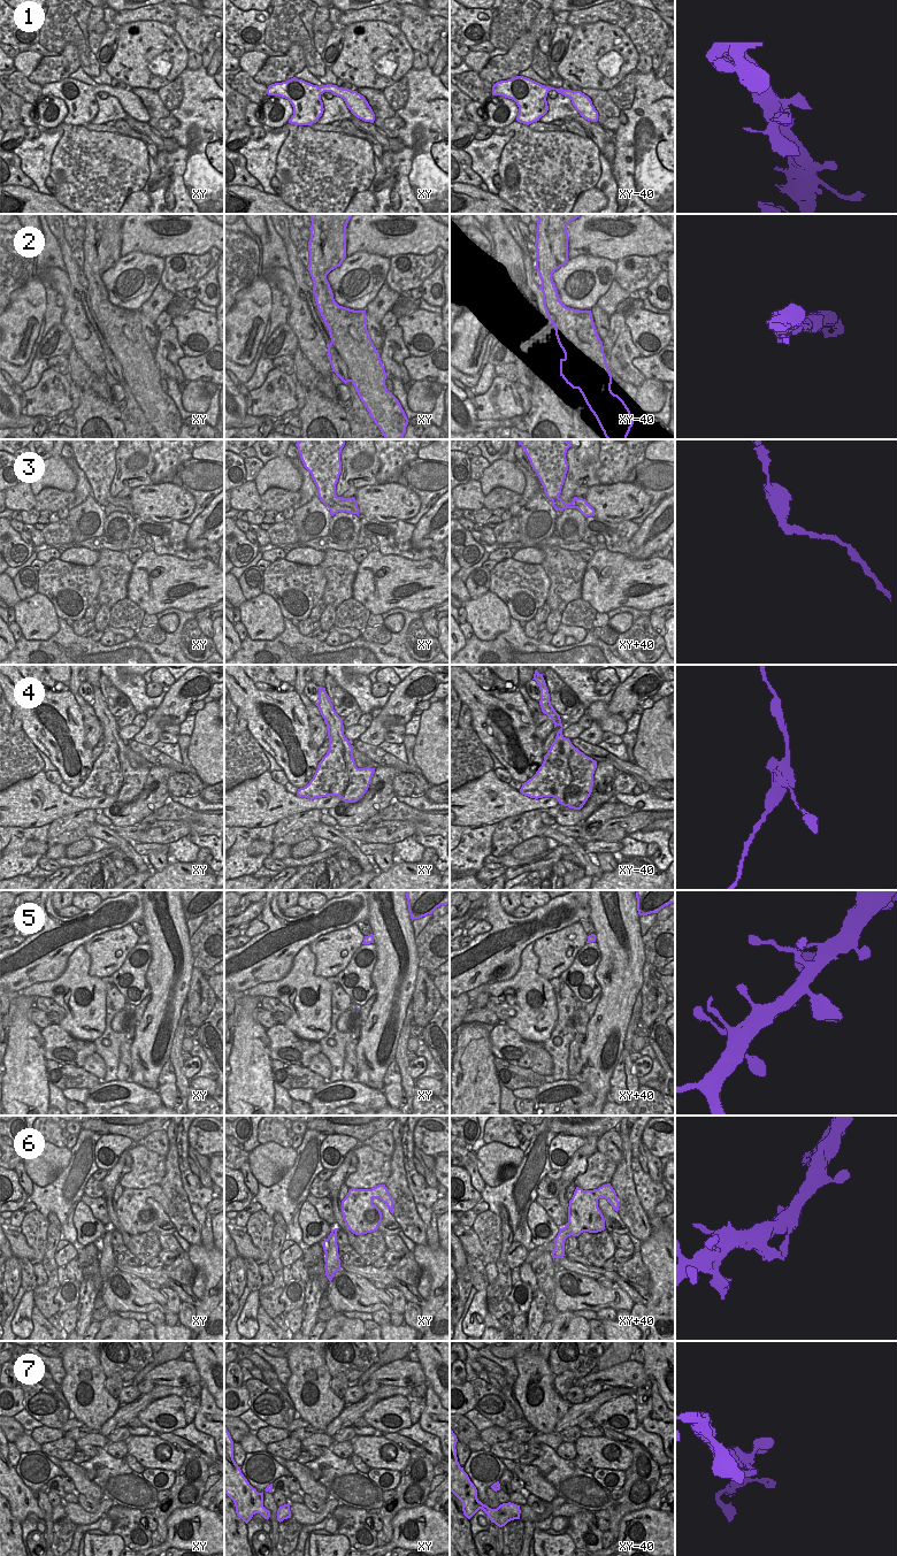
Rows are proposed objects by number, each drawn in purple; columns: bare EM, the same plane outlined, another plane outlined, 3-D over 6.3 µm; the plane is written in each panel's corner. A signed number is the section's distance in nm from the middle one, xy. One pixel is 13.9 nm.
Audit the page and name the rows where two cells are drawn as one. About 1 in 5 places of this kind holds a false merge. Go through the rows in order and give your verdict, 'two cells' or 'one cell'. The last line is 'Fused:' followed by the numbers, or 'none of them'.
1: one cell
2: two cells
3: one cell
4: one cell
5: one cell
6: one cell
7: one cell
Fused: 2

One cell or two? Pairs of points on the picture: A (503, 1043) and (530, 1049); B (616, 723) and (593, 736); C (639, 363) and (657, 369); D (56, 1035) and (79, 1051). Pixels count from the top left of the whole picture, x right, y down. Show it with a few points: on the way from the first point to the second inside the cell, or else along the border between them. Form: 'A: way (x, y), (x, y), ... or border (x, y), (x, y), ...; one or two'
A: way (510, 1044), (523, 1049); one
B: border (593, 720), (604, 731); two
C: way (644, 366), (652, 367); one
D: way (62, 1041), (74, 1050); one

